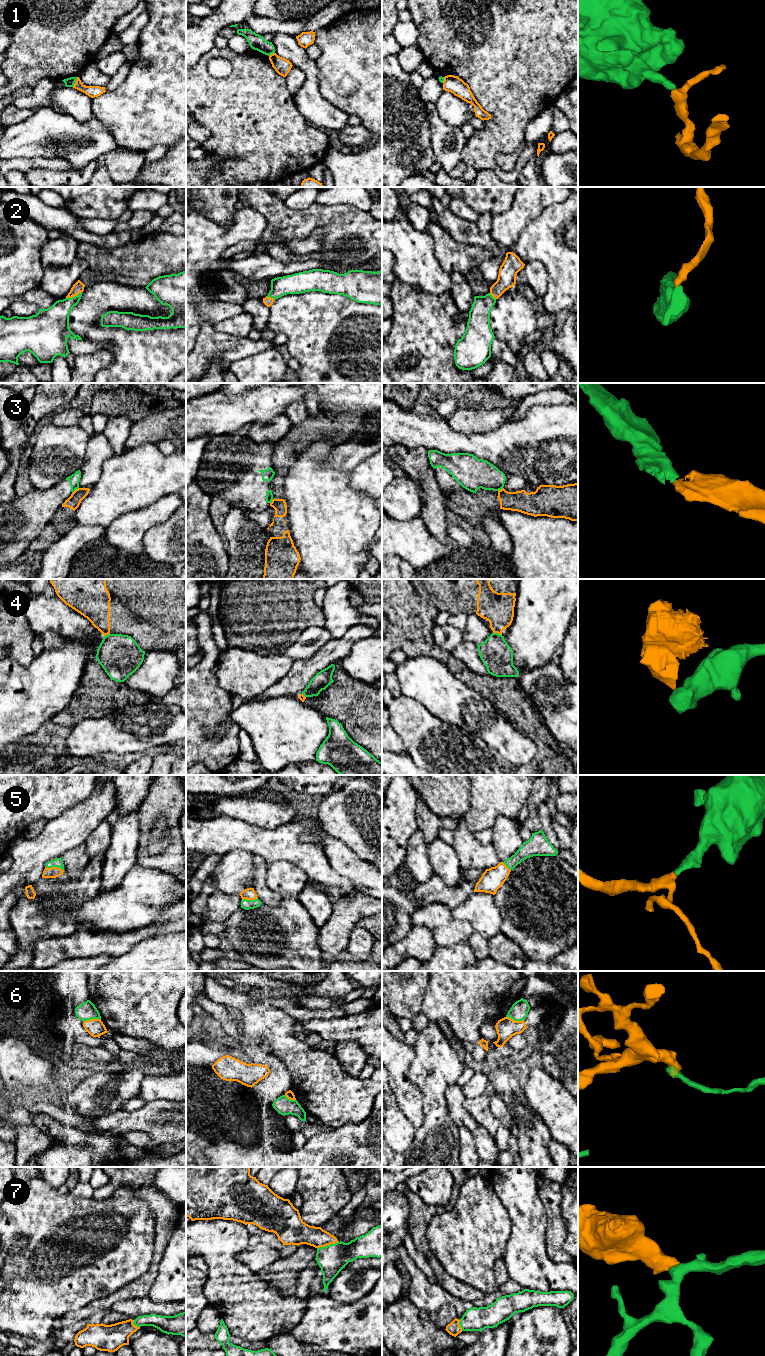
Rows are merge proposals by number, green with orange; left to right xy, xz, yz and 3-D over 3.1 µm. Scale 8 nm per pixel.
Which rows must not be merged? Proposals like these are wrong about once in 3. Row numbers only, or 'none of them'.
1, 3, 4, 6

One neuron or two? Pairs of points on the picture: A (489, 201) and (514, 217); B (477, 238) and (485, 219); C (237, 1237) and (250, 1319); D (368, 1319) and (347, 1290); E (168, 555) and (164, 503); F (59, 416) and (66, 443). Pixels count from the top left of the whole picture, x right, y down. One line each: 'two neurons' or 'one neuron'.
A: two neurons
B: two neurons
C: one neuron
D: two neurons
E: two neurons
F: two neurons

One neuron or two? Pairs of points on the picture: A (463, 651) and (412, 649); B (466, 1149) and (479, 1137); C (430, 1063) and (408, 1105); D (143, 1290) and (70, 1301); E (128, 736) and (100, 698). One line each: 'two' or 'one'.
A: two
B: two
C: two
D: two
E: two

